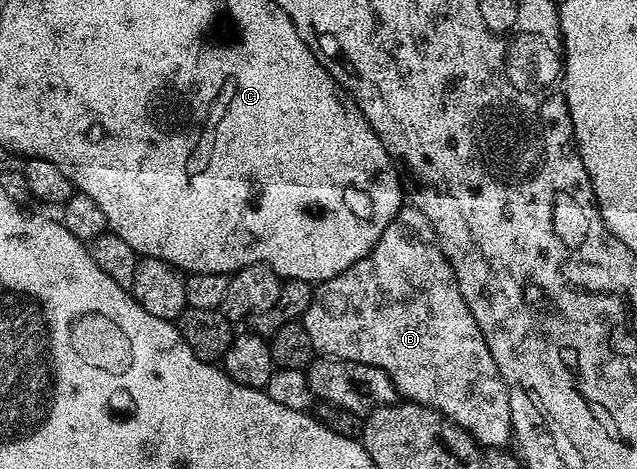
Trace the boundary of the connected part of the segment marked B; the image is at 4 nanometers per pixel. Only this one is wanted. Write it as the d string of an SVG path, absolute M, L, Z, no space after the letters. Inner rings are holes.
M403 206L380 236L380 242L360 262L314 288L314 301L301 318L319 357L376 366L392 378L407 401L422 404L450 423L462 428L483 449L502 450L512 440L512 418L504 382L484 334L460 294L450 260L442 252L438 235L421 207Z

